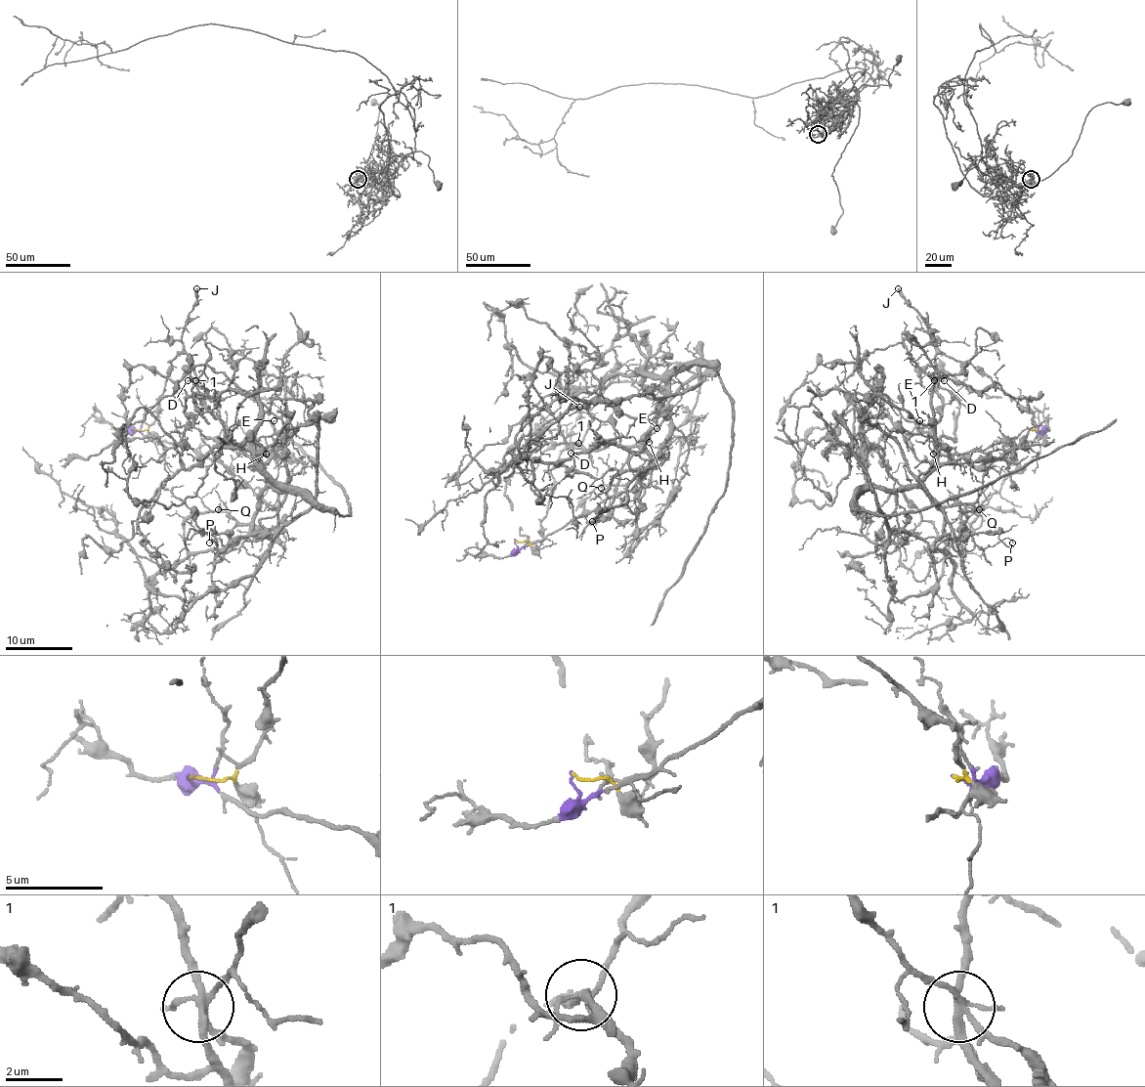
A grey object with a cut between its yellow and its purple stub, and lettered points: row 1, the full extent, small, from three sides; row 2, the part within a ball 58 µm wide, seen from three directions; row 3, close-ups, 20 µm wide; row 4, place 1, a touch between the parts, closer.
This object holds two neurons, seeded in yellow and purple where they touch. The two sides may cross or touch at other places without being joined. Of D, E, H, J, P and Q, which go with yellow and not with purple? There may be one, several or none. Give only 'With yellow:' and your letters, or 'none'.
With yellow: D, E, H, J

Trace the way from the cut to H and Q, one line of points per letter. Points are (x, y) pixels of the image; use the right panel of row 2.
H: (1031, 429), (1031, 413), (989, 377), (939, 354), (934, 455)
Q: (1031, 429), (1031, 443), (982, 478), (979, 498), (944, 509), (946, 521), (957, 537), (960, 513), (979, 509)

